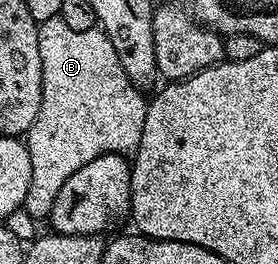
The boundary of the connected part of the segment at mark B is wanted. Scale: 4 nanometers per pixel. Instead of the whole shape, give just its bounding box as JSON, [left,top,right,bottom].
[23,17,147,221]

